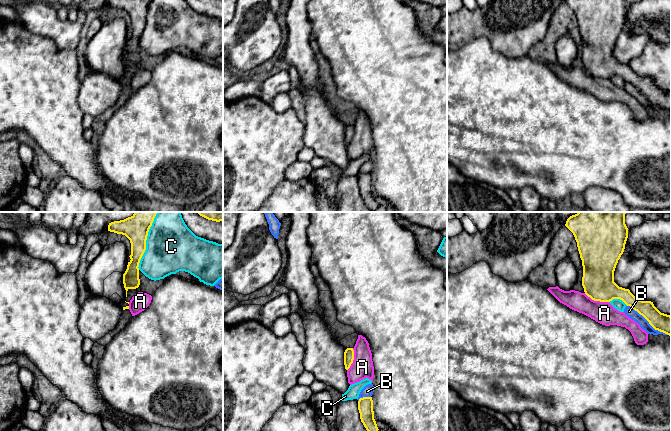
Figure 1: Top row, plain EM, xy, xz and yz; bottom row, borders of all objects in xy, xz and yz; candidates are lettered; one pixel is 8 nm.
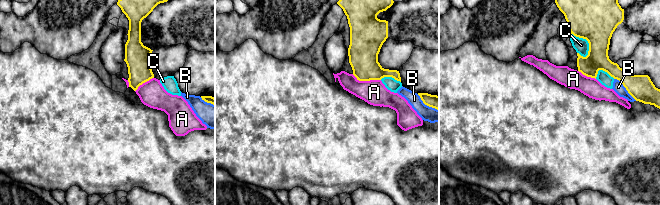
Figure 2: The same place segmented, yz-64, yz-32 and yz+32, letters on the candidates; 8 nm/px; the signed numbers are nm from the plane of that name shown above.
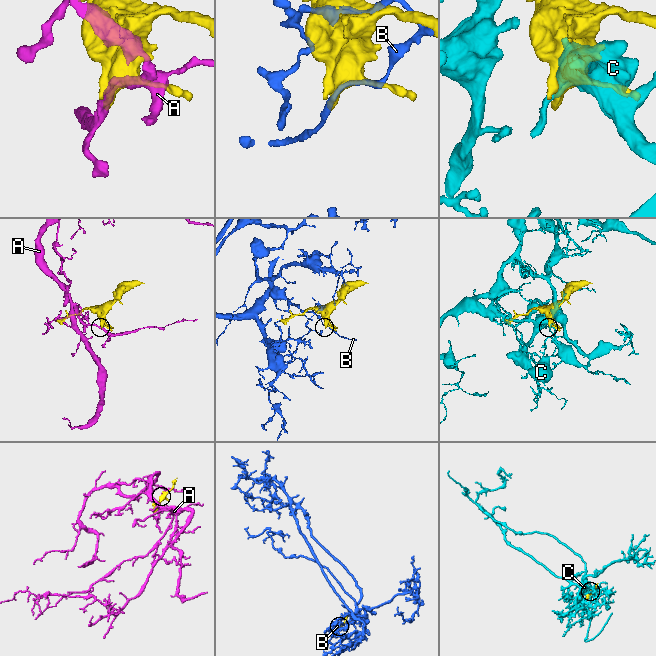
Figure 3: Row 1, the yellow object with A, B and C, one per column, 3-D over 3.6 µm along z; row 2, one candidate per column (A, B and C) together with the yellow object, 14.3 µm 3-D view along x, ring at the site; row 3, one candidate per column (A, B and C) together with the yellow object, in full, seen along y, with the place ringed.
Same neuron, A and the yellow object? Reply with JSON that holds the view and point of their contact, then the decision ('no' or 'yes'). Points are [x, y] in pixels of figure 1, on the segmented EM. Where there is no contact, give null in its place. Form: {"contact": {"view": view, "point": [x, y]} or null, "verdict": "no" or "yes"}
{"contact": {"view": "yz", "point": [596, 300]}, "verdict": "no"}

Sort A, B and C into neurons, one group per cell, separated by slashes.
A / B / C

